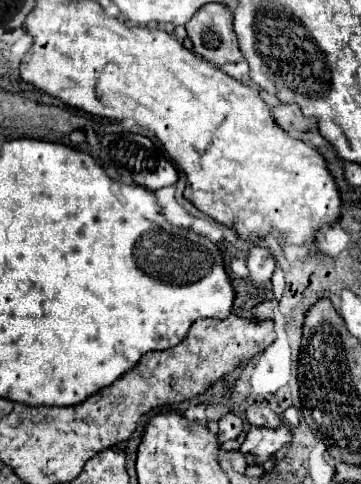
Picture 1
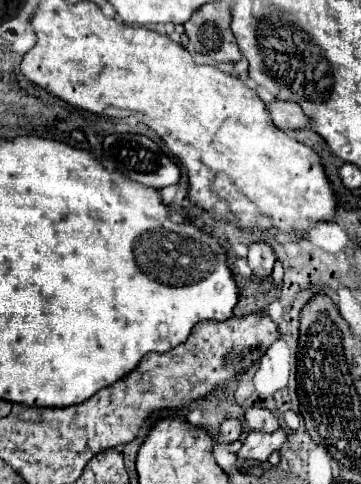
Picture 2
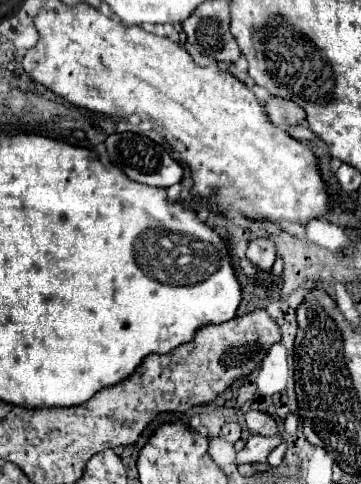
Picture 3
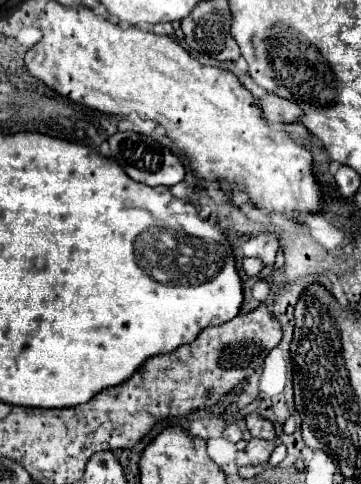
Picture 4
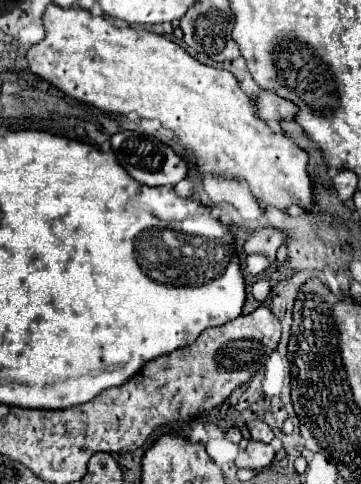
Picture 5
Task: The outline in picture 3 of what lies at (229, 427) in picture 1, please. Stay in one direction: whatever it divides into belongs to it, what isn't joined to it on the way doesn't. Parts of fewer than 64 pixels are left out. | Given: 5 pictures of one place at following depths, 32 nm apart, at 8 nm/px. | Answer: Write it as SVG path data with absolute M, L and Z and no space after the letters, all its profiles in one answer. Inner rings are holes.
M228 422L228 424L224 424L224 428L220 432L220 438L224 438L224 440L228 440L228 442L234 444L236 440L240 440L240 434L242 434L240 426L236 422Z

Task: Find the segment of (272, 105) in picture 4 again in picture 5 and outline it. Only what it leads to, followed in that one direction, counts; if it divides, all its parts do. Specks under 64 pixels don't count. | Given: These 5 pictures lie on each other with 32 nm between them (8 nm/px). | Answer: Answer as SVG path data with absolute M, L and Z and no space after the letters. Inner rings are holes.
M260 90L258 96L254 96L254 104L256 104L256 114L266 122L292 120L298 112L298 108L290 100L280 98L276 92L268 90Z

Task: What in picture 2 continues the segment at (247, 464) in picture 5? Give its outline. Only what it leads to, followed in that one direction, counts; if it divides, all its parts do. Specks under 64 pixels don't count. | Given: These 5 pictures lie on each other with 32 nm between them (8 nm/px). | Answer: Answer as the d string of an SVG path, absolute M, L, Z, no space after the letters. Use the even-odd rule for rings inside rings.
M278 430L274 434L266 432L250 432L248 438L244 440L244 446L238 452L240 460L256 460L256 462L266 462L268 456L278 450L286 442L286 430Z

